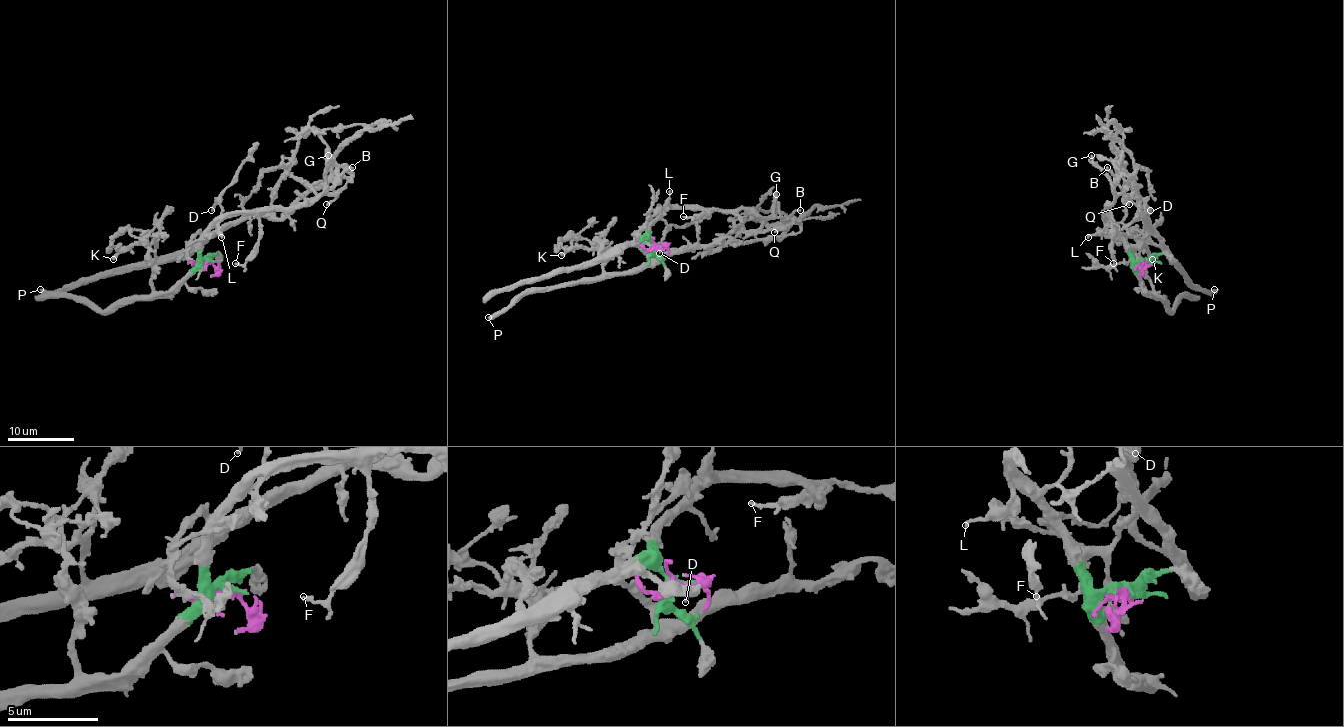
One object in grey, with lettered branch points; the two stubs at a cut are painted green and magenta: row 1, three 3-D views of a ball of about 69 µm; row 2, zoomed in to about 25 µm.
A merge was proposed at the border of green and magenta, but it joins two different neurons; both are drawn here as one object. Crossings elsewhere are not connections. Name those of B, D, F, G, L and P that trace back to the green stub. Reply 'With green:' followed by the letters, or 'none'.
With green: B, D, F, G, L

